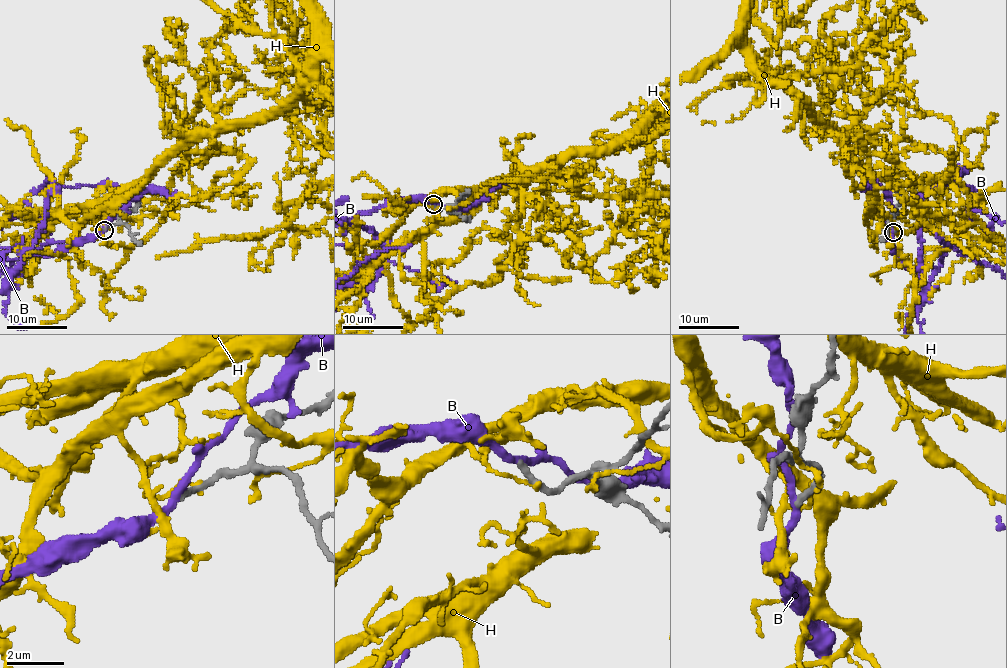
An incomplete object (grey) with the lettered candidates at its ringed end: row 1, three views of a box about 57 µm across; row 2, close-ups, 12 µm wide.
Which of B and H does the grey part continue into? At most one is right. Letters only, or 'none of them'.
none of them

